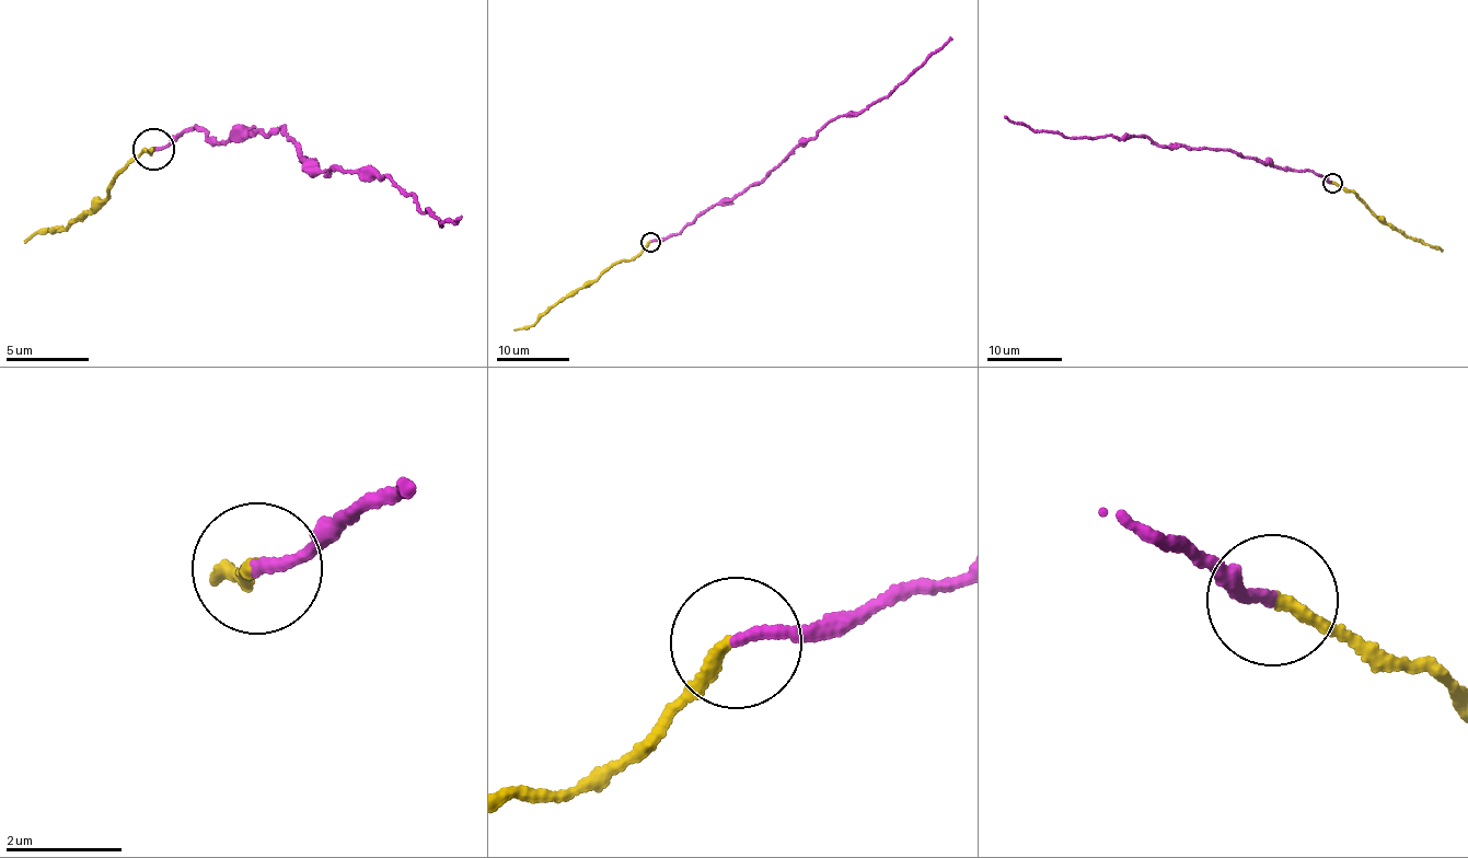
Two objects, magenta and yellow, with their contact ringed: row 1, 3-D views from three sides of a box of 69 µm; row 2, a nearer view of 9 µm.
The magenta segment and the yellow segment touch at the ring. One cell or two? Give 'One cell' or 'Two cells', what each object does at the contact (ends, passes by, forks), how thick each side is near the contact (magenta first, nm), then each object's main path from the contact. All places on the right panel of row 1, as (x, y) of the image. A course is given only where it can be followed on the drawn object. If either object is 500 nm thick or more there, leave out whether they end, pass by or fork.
Two cells. At the ring magenta ends. At the ring yellow ends. Thickness 200 nm (magenta) against 200 nm. Course of magenta: (1333, 182), (1236, 151), (1162, 147), (1143, 135), (1070, 138), (1005, 116). Course of yellow: (1333, 182), (1354, 193), (1380, 221), (1442, 250)

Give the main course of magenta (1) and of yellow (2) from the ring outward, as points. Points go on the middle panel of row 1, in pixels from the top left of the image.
1: (650, 242), (675, 235), (716, 203), (732, 199), (833, 119), (858, 115), (882, 99), (950, 37)
2: (650, 242), (633, 259), (617, 263), (585, 283), (530, 326), (513, 329)

